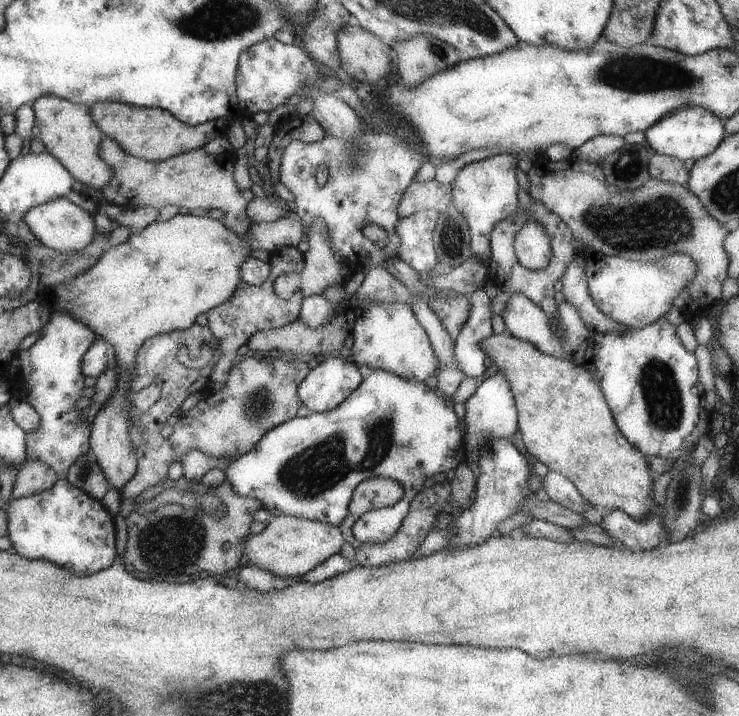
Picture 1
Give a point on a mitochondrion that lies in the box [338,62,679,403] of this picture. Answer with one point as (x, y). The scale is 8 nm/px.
(627, 165)

